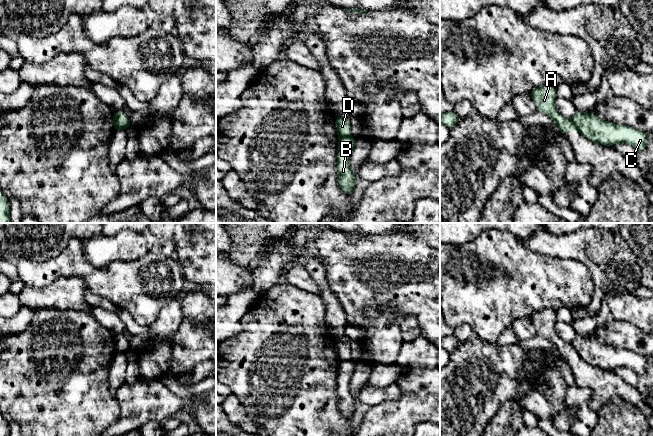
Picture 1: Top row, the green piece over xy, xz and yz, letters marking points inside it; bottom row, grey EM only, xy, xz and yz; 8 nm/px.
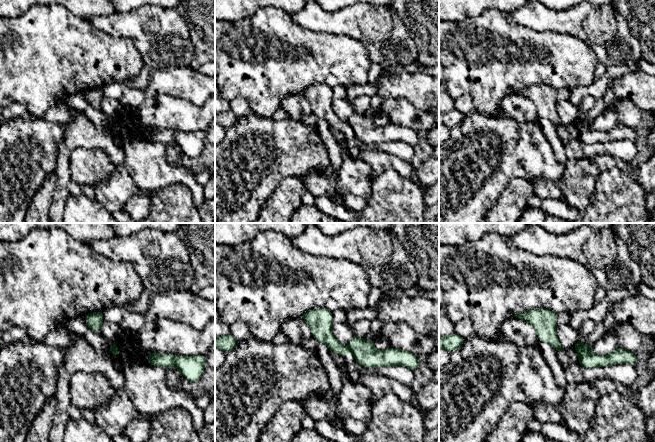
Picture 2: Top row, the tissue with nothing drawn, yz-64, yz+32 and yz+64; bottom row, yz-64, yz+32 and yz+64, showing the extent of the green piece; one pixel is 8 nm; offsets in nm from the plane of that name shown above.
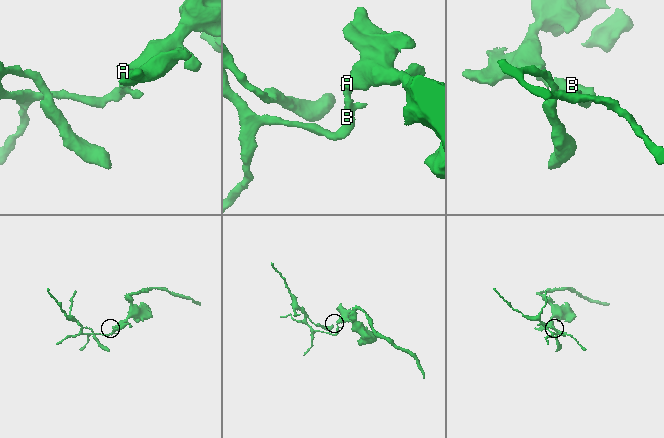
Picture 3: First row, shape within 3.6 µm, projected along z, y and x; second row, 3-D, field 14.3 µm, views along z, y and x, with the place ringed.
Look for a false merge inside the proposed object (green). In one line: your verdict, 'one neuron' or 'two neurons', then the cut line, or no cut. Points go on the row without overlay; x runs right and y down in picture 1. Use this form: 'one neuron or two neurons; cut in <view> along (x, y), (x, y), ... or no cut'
two neurons; cut in xz along (349, 358), (339, 361)

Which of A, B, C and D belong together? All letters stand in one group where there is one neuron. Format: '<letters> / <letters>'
A D / B C

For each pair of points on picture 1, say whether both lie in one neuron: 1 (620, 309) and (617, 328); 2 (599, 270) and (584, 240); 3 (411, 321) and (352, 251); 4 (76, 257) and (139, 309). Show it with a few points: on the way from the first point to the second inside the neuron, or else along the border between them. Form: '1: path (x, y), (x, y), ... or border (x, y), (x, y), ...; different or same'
1: border (606, 322), (613, 320), (628, 321), (640, 330); different
2: path (600, 263), (600, 256), (591, 247); same
3: border (398, 319), (413, 315), (422, 333); different
4: path (91, 273), (101, 281), (111, 282), (123, 294); same

